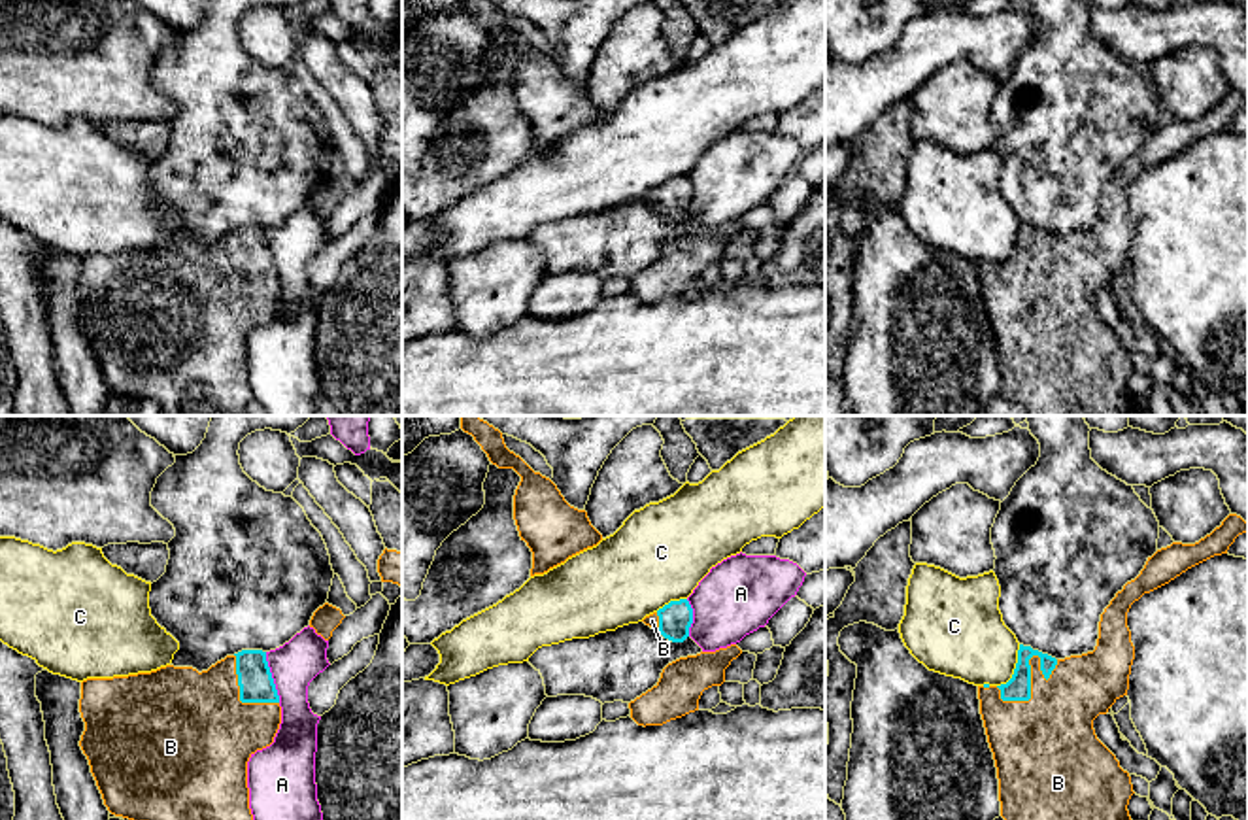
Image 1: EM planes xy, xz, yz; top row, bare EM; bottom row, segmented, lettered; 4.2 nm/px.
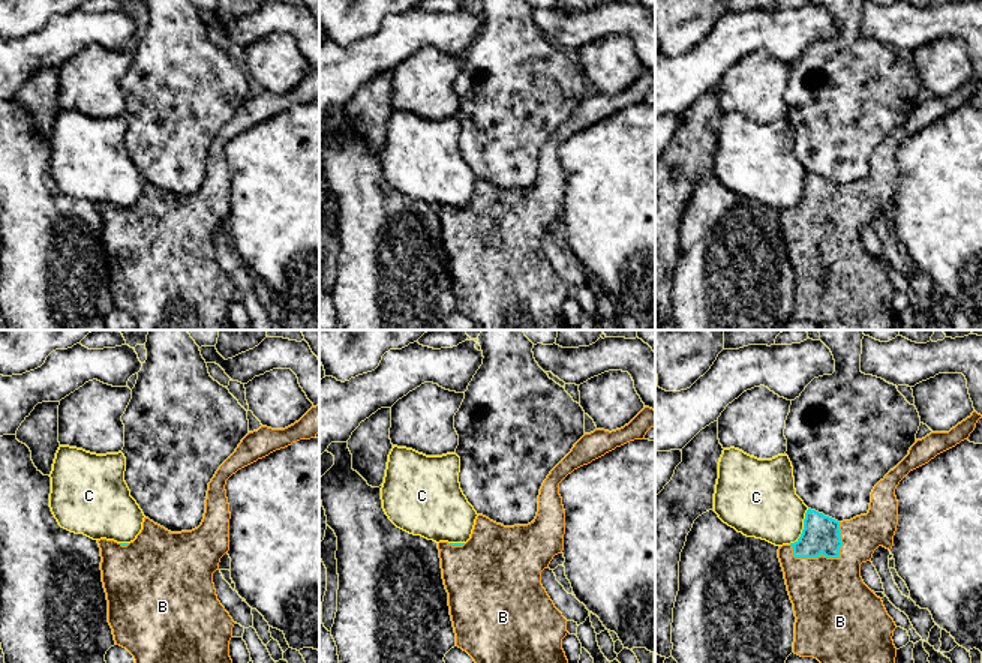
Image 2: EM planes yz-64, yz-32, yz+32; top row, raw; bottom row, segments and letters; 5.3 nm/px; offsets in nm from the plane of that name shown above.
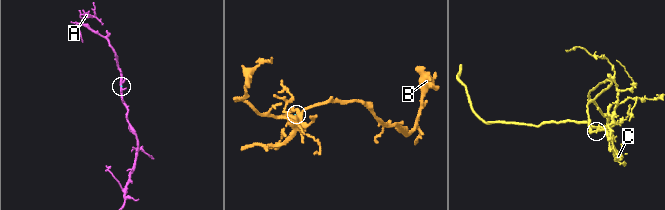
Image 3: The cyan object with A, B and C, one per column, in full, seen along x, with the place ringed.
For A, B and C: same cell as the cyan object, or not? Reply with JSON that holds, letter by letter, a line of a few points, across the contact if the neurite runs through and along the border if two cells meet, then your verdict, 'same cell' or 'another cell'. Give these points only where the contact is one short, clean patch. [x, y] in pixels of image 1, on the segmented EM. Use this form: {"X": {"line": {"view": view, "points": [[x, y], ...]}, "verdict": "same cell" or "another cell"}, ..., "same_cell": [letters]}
{"A": {"line": {"view": "xy", "points": [[265, 652], [280, 701]]}, "verdict": "another cell"}, "B": {"verdict": "same cell"}, "C": {"line": {"view": "yz", "points": [[1020, 645], [1014, 673], [997, 686]]}, "verdict": "another cell"}, "same_cell": ["B"]}

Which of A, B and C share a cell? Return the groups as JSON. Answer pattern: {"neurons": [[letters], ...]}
{"neurons": [["A"], ["B"], ["C"]]}

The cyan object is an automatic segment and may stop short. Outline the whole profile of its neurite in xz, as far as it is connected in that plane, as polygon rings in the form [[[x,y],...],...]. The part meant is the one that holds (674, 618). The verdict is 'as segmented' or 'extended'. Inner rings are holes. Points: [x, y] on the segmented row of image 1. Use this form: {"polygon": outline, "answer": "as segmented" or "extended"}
{"polygon": [[[687,599],[670,601],[642,622],[659,631],[665,639],[683,642],[689,637],[689,627],[693,624],[693,608]]], "answer": "extended"}

